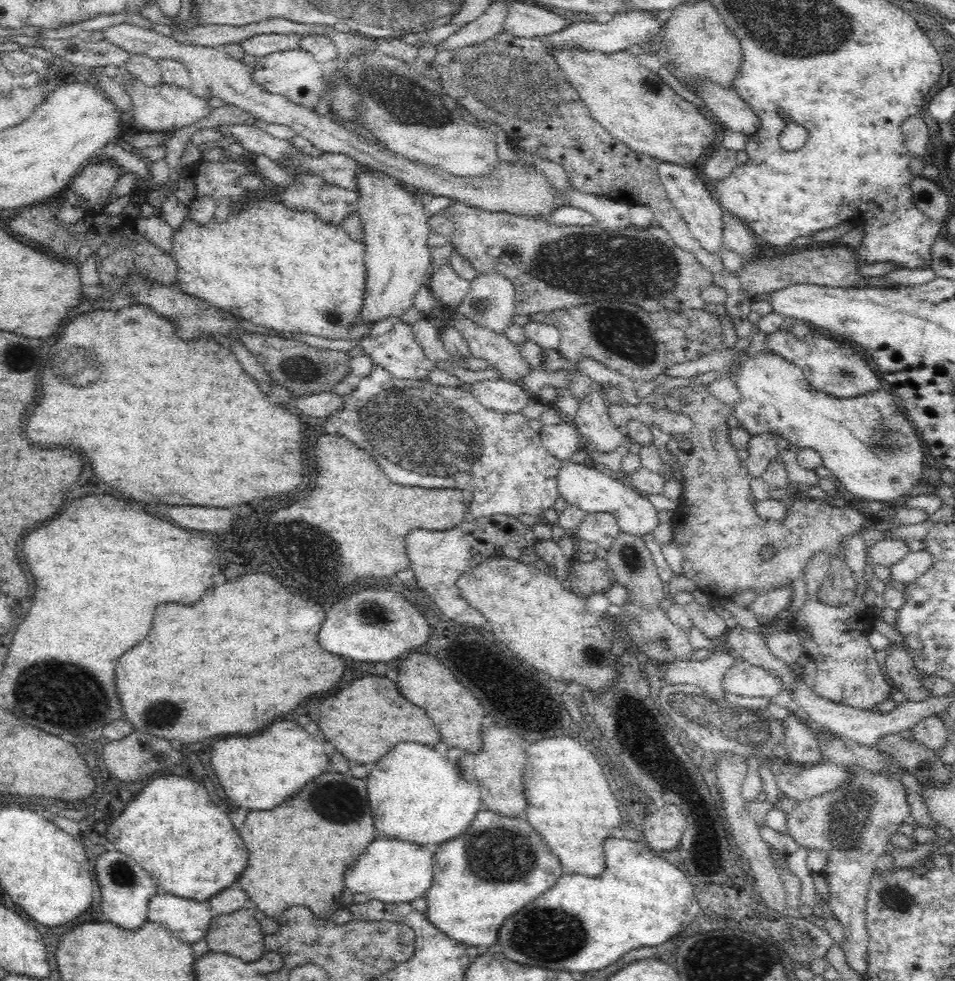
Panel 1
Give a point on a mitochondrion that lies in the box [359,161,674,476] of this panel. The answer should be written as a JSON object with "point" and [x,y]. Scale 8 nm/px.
{"point":[620,330]}

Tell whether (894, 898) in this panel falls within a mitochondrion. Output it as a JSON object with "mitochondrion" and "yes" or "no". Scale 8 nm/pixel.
{"mitochondrion":"yes"}

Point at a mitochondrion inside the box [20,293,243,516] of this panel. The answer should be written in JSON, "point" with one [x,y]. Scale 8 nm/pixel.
{"point":[79,365]}

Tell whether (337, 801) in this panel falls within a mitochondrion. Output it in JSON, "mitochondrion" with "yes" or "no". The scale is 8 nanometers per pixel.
{"mitochondrion":"yes"}

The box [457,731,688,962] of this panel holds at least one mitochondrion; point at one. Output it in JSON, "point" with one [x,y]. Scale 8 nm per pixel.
{"point":[482,853]}

